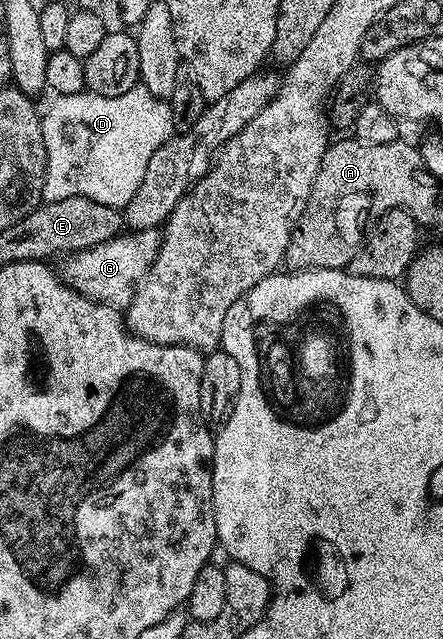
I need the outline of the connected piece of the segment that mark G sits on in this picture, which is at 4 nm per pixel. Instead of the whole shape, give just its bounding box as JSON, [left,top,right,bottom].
[61,228,163,309]

